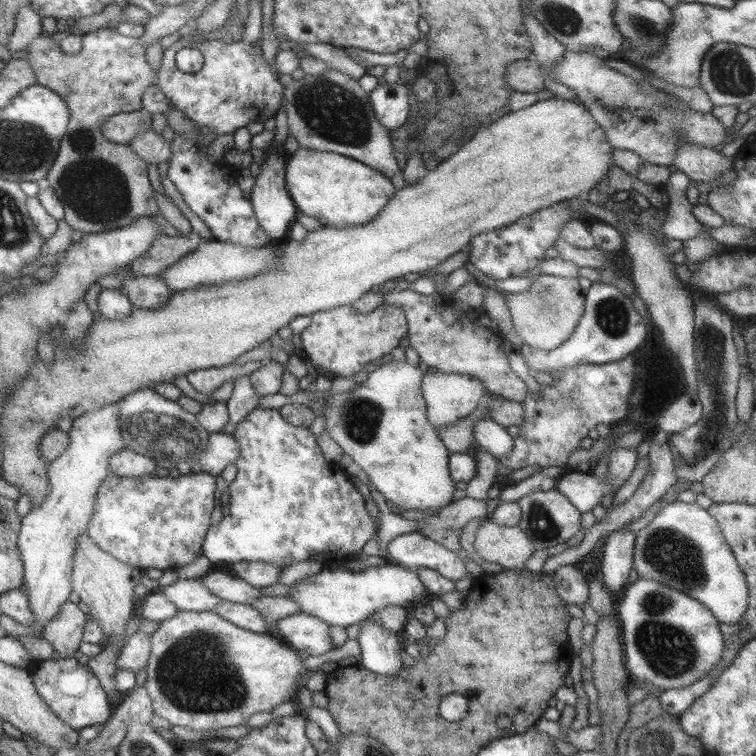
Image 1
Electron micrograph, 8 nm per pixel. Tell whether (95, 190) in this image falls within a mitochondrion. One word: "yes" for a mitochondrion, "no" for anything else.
yes

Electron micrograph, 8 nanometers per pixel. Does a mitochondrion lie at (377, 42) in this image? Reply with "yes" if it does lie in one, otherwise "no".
no

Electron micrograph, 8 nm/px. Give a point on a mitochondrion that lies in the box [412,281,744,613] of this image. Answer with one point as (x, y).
(714, 356)

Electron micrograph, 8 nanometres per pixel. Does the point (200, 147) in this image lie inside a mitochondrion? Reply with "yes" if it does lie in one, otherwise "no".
no

